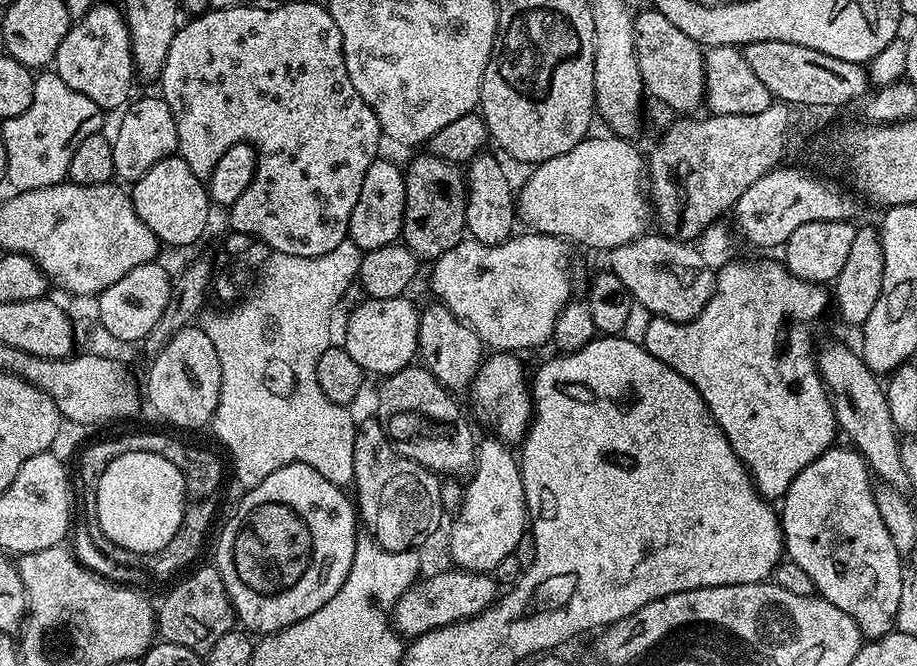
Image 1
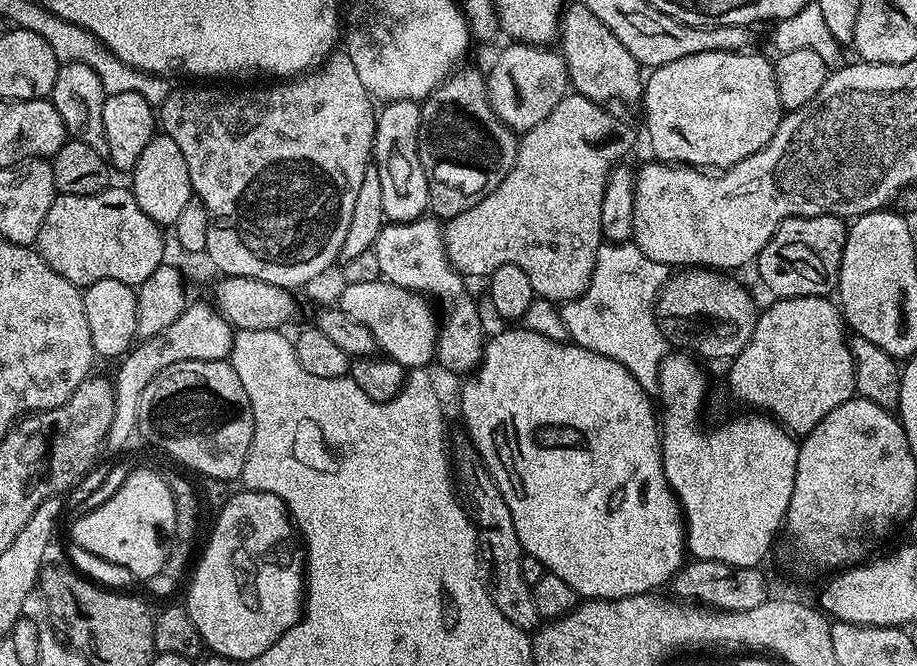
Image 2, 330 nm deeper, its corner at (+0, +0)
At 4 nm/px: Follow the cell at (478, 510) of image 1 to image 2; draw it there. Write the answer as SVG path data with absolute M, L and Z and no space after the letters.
M421 218L401 224L385 223L376 239L375 251L383 279L438 305L440 317L435 354L438 364L440 360L446 371L464 372L463 374L479 368L486 343L484 320L480 317L467 286L464 285L467 284L465 277L461 276L446 254L441 221L436 218Z

